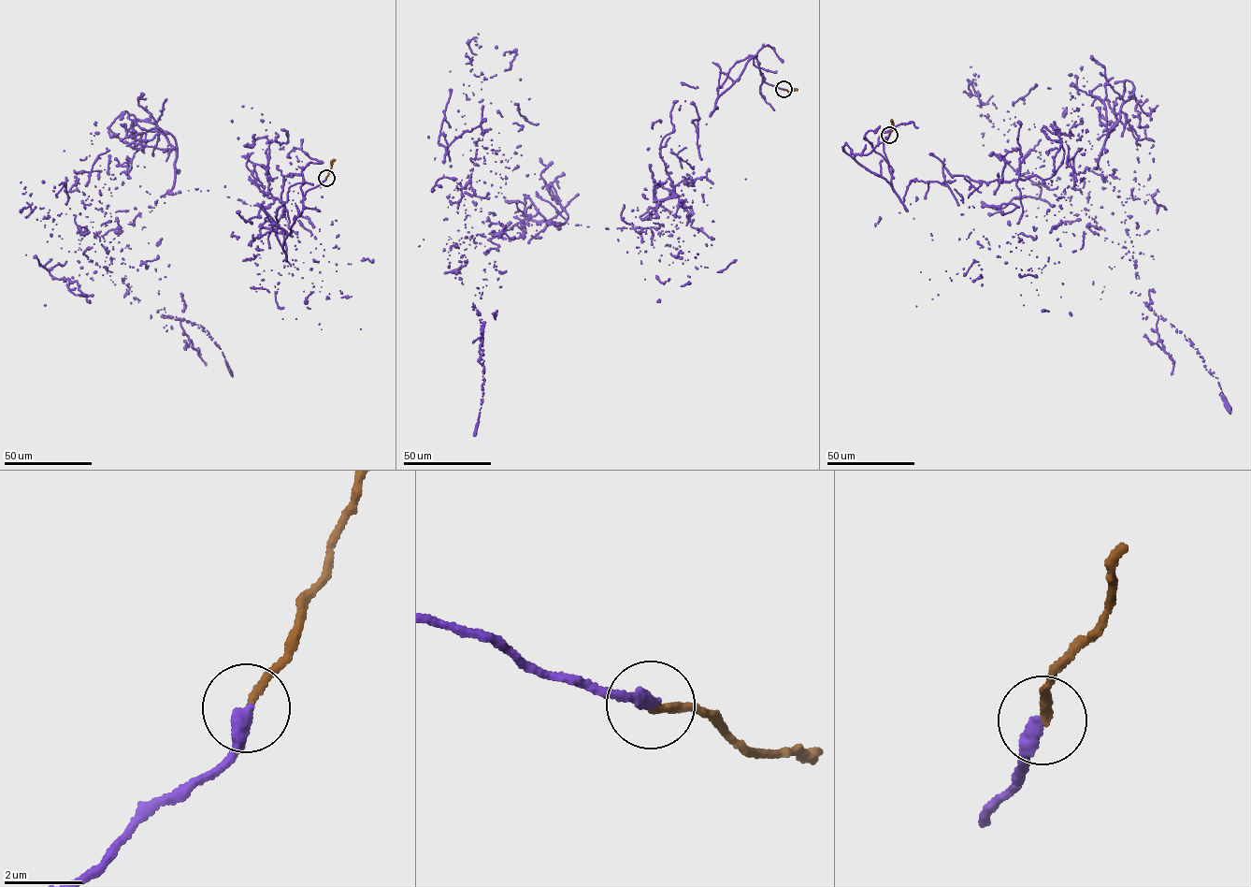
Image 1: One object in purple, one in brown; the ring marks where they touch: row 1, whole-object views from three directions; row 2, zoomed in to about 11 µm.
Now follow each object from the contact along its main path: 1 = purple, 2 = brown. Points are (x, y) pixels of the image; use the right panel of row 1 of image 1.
1: (889, 135), (854, 157), (902, 202), (1100, 168), (1133, 252), (1005, 150), (970, 66)
2: (889, 135), (891, 120)

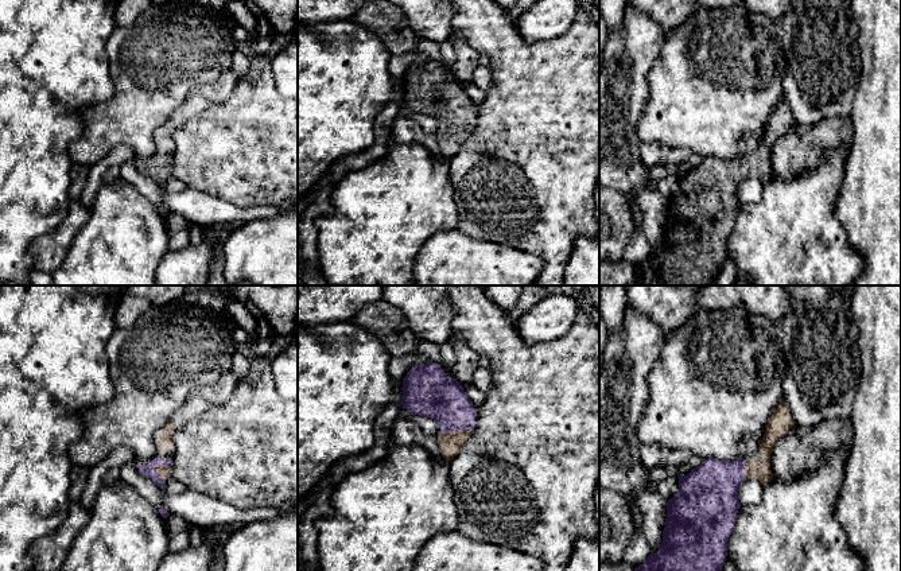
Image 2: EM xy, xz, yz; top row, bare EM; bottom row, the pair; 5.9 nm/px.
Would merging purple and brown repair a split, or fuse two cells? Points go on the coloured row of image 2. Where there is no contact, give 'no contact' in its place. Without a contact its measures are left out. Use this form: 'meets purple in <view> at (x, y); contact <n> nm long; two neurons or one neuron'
meets purple in xy at (156, 472); contact 110 nm long; one neuron

